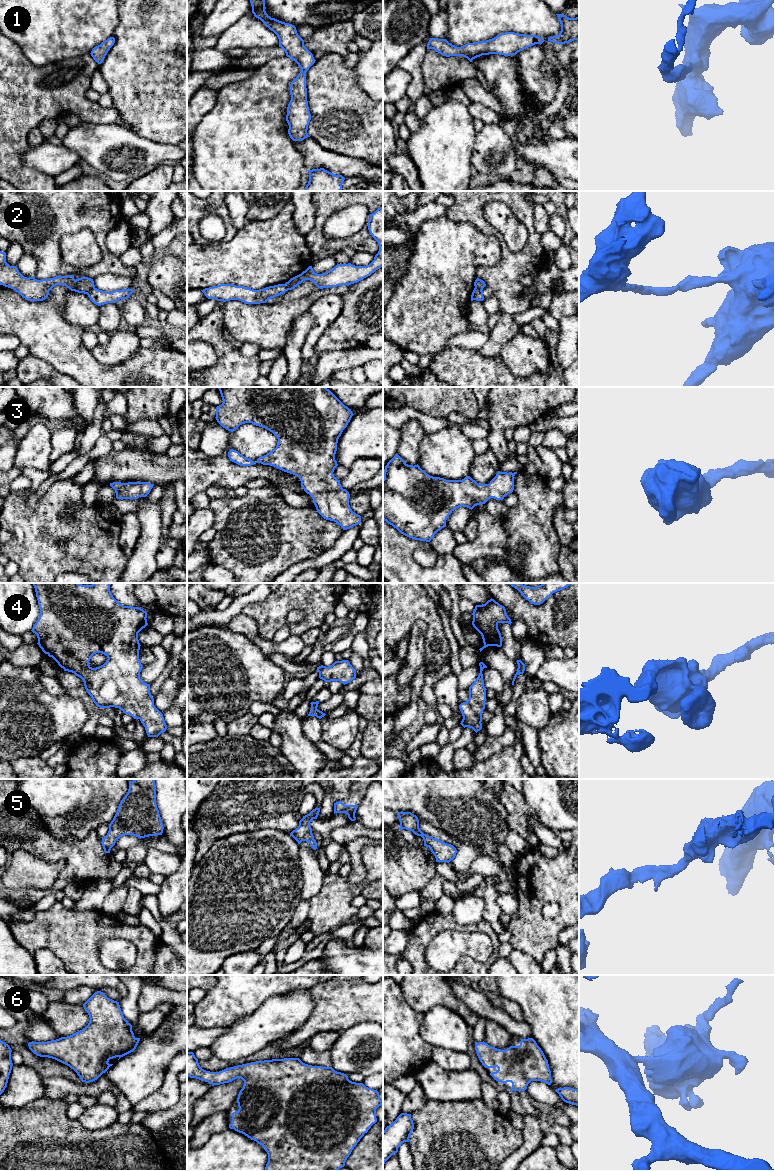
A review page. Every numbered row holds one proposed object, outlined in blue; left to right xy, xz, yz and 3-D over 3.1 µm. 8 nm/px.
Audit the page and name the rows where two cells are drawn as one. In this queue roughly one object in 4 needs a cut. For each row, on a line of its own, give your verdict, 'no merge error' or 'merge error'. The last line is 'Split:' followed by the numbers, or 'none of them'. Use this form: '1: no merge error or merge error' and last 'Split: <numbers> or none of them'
1: no merge error
2: merge error
3: no merge error
4: no merge error
5: no merge error
6: no merge error
Split: 2

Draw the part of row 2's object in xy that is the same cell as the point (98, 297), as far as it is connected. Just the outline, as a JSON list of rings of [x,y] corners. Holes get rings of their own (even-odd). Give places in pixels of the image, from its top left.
[[[94,287],[87,295],[94,304],[101,306],[108,303],[116,303],[120,299],[128,299],[133,292],[134,290],[129,288],[108,292]]]

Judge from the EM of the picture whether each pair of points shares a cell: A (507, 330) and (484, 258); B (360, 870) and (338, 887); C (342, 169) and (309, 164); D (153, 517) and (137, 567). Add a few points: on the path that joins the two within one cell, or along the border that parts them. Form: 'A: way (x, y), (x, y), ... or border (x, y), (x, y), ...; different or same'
A: border (499, 245), (500, 259), (480, 265), (476, 277); different
B: border (361, 861), (365, 877), (351, 884); different
C: way (334, 163), (317, 162); same
D: way (151, 529), (151, 539), (143, 555); same

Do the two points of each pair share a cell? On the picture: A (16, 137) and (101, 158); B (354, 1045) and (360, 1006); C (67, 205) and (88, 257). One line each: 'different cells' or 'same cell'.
A: different cells
B: different cells
C: different cells

